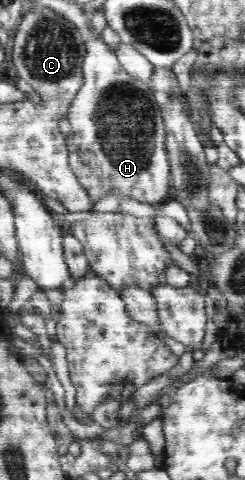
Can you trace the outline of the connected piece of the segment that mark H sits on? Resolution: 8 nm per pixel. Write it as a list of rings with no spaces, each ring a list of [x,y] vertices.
[[[92,29],[83,31],[86,44],[84,56],[83,86],[69,107],[67,118],[71,131],[65,138],[68,149],[68,164],[74,177],[86,189],[93,204],[106,195],[127,196],[146,204],[160,204],[168,199],[171,175],[169,156],[165,151],[165,125],[161,110],[149,84],[133,78],[120,65],[116,54],[100,36],[93,37]]]

